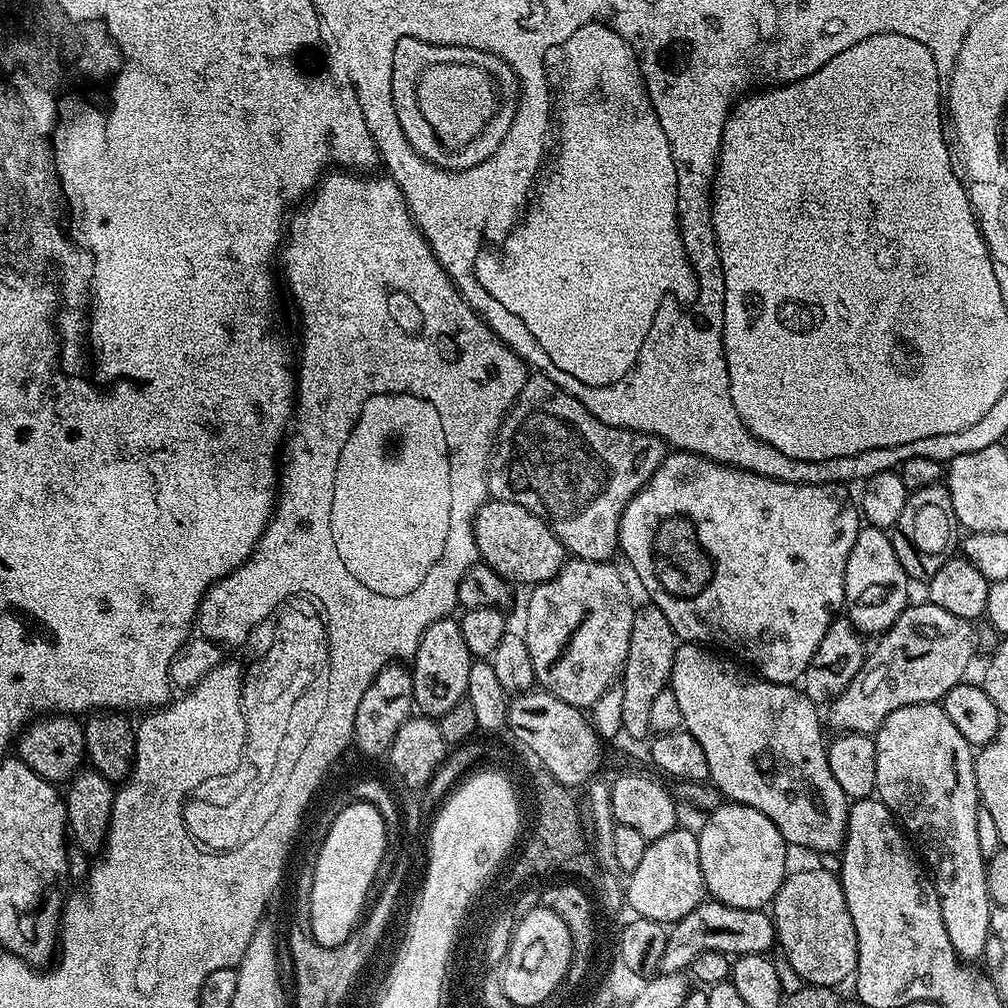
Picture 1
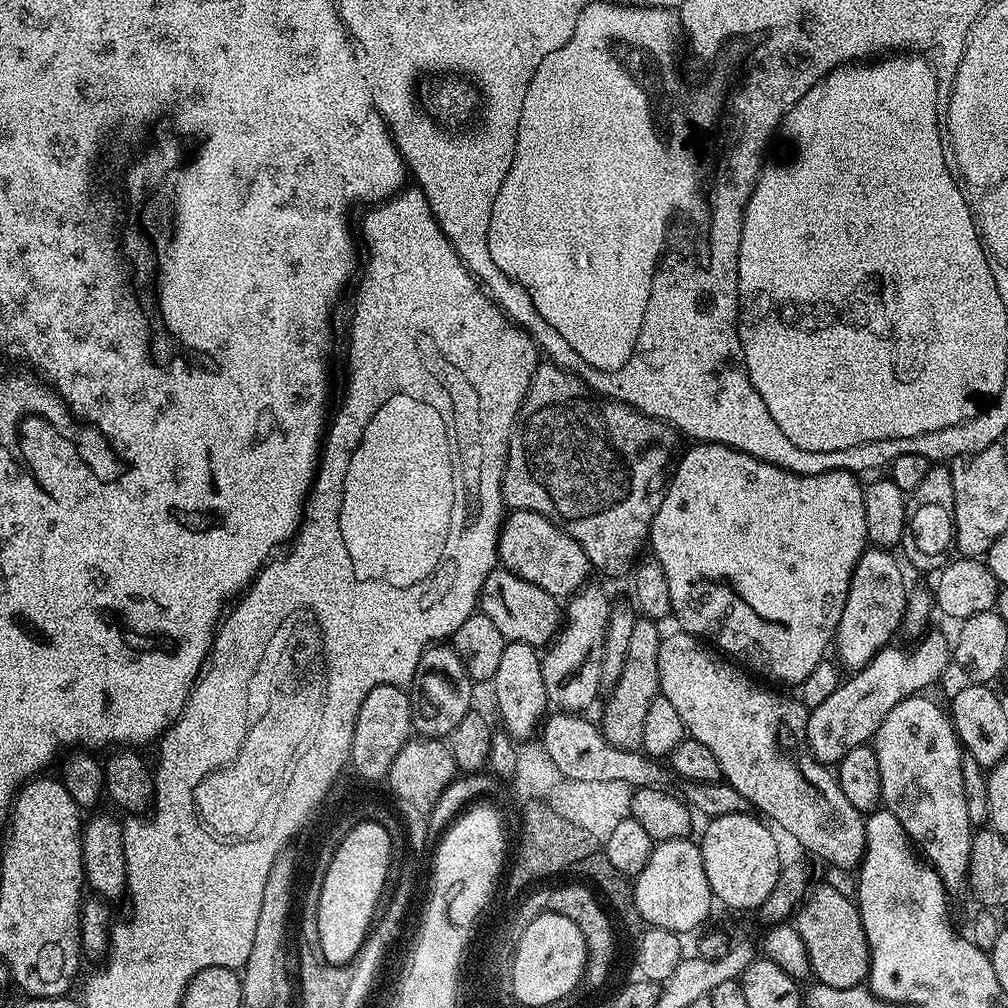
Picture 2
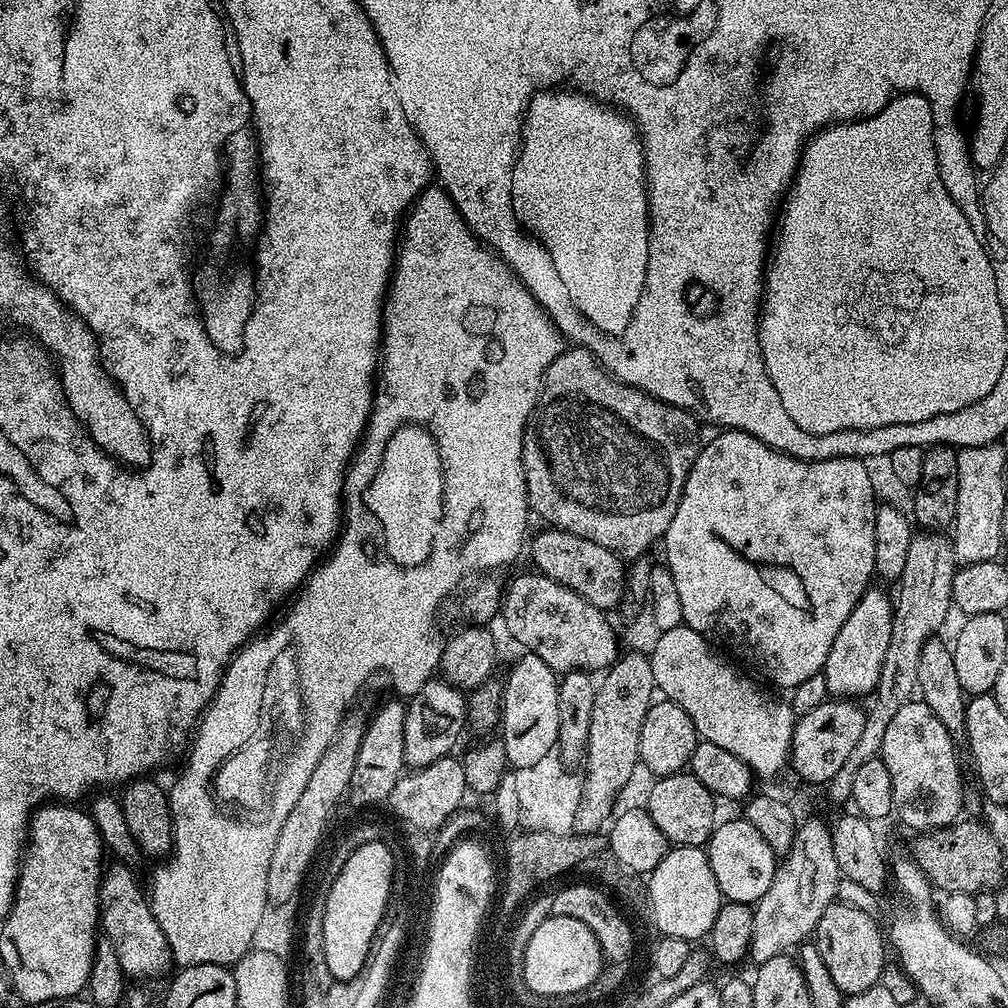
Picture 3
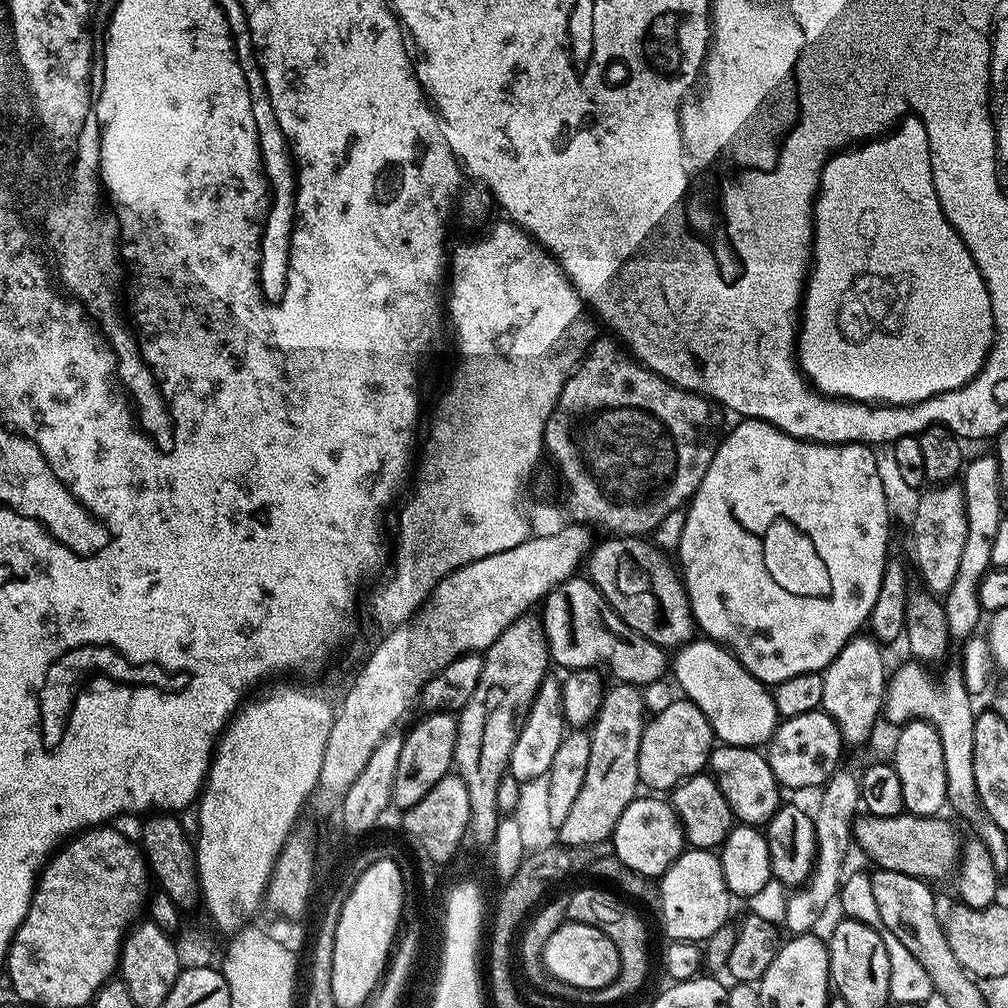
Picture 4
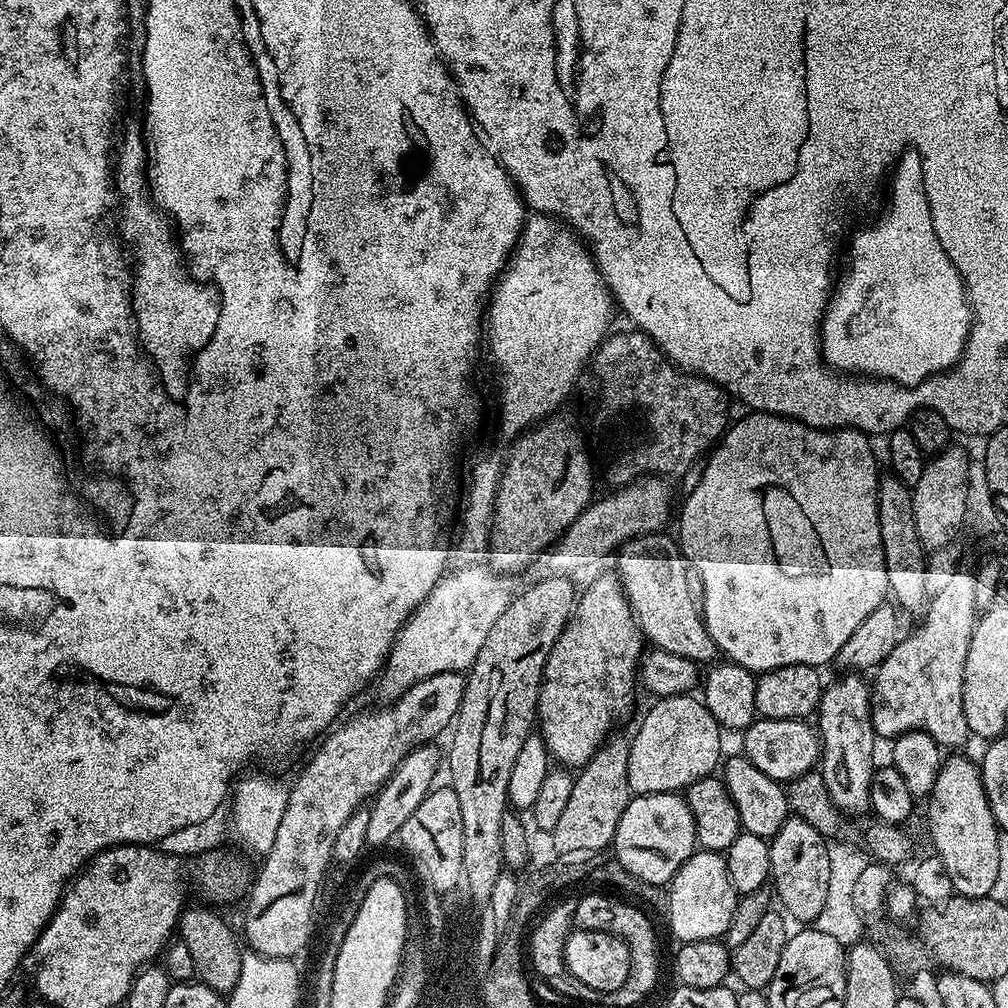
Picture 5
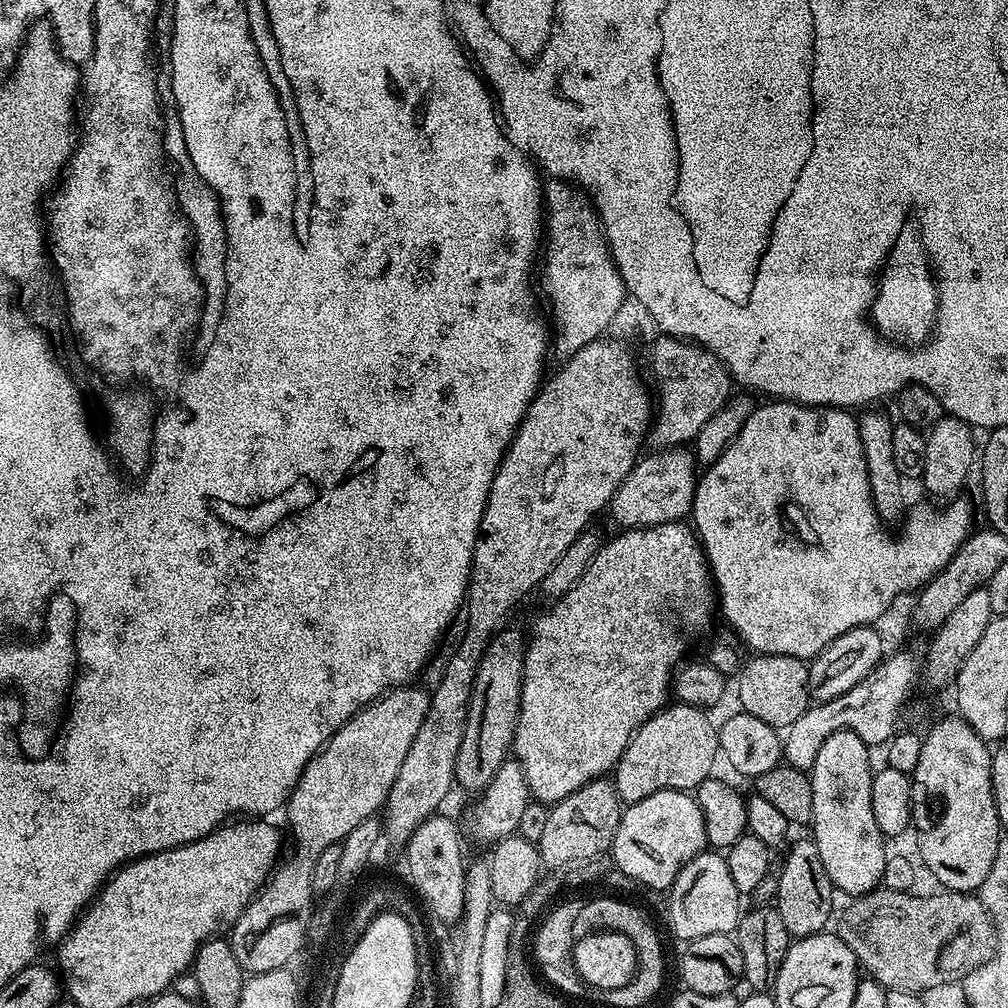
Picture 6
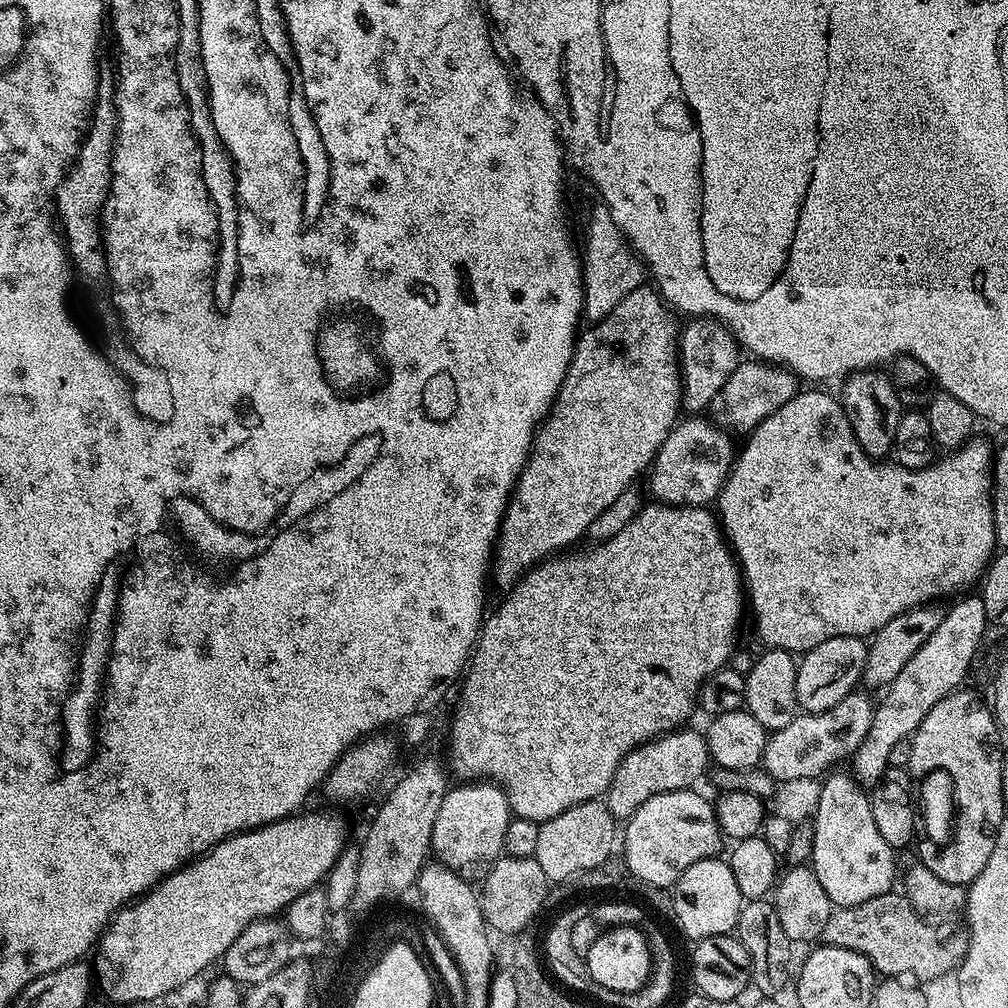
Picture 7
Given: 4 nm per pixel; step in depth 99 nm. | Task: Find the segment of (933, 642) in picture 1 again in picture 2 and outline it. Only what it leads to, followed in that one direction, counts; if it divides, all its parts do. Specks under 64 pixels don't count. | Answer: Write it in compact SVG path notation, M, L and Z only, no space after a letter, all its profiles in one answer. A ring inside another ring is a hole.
M929 631L921 635L913 648L884 648L866 667L853 671L818 706L808 714L806 736L812 757L820 764L835 766L850 750L868 744L875 737L882 718L898 706L907 696L923 693L950 666L950 640L940 632ZM929 635L929 636L928 636Z

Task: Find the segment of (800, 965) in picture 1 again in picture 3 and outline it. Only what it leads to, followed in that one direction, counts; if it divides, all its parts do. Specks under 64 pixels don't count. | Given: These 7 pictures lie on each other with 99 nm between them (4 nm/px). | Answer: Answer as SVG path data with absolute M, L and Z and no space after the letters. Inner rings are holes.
M834 902L822 914L814 933L814 943L822 954L822 962L826 962L826 970L830 970L830 978L834 978L834 986L849 997L870 990L881 983L881 976L886 967L886 936L877 917L854 906Z

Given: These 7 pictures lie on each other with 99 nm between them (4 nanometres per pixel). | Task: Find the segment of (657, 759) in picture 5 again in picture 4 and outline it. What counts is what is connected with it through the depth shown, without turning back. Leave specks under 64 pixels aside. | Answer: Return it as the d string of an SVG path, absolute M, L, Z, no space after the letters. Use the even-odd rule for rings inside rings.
M686 699L672 700L656 717L649 719L644 726L644 732L640 736L638 746L638 776L639 783L644 784L645 789L671 790L684 781L688 776L694 776L705 771L708 755L714 747L712 727L698 710Z

